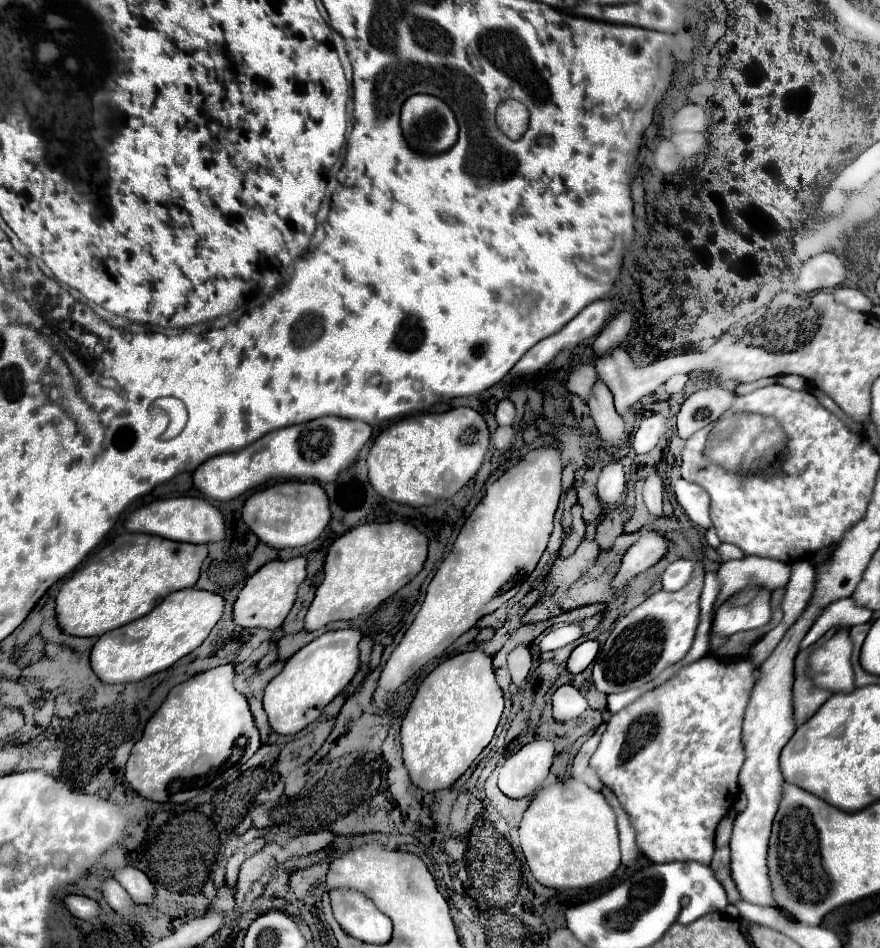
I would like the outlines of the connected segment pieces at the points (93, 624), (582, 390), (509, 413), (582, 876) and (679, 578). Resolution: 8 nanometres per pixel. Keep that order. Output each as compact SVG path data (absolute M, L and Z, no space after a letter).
M124 534L116 548L74 572L56 596L60 628L72 636L102 636L146 616L170 592L192 588L208 554L206 544L182 544L152 534Z
M580 364L576 366L566 382L566 388L574 394L578 394L582 400L588 400L588 394L596 382L596 370L592 364Z
M504 398L498 402L496 406L496 422L502 426L502 424L512 424L514 422L514 416L516 416L516 410L514 410L514 404Z
M568 778L542 788L520 824L520 846L534 878L548 888L590 888L614 876L620 866L616 812L604 794L580 780Z
M676 560L676 562L672 562L666 568L666 572L662 574L662 588L668 590L668 592L684 588L684 584L688 584L688 580L692 578L694 570L696 570L694 560Z

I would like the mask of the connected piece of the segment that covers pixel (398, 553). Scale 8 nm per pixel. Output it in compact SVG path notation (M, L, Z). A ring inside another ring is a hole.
M394 520L382 524L362 524L332 542L324 564L324 580L306 614L304 628L318 630L334 620L352 620L376 610L384 600L406 586L424 566L428 536L416 526Z

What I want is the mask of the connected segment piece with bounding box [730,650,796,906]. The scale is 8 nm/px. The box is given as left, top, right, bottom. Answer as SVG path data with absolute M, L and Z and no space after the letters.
M772 652L772 656L760 666L762 678L752 690L744 728L742 742L746 750L746 762L740 772L740 788L748 796L748 806L734 820L734 832L730 840L732 850L732 878L742 898L750 904L774 906L772 898L772 882L768 876L768 840L772 830L772 820L778 810L778 802L782 796L782 772L780 772L780 752L784 744L796 732L794 708L792 708L792 682L794 682L794 660L788 660L786 652Z

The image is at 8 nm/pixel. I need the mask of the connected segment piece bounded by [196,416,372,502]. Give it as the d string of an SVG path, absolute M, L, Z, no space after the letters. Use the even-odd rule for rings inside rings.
M322 416L304 424L274 430L252 442L240 452L220 454L196 468L196 488L210 500L226 502L258 488L268 480L318 480L332 482L358 456L360 448L372 436L372 428L362 420Z

